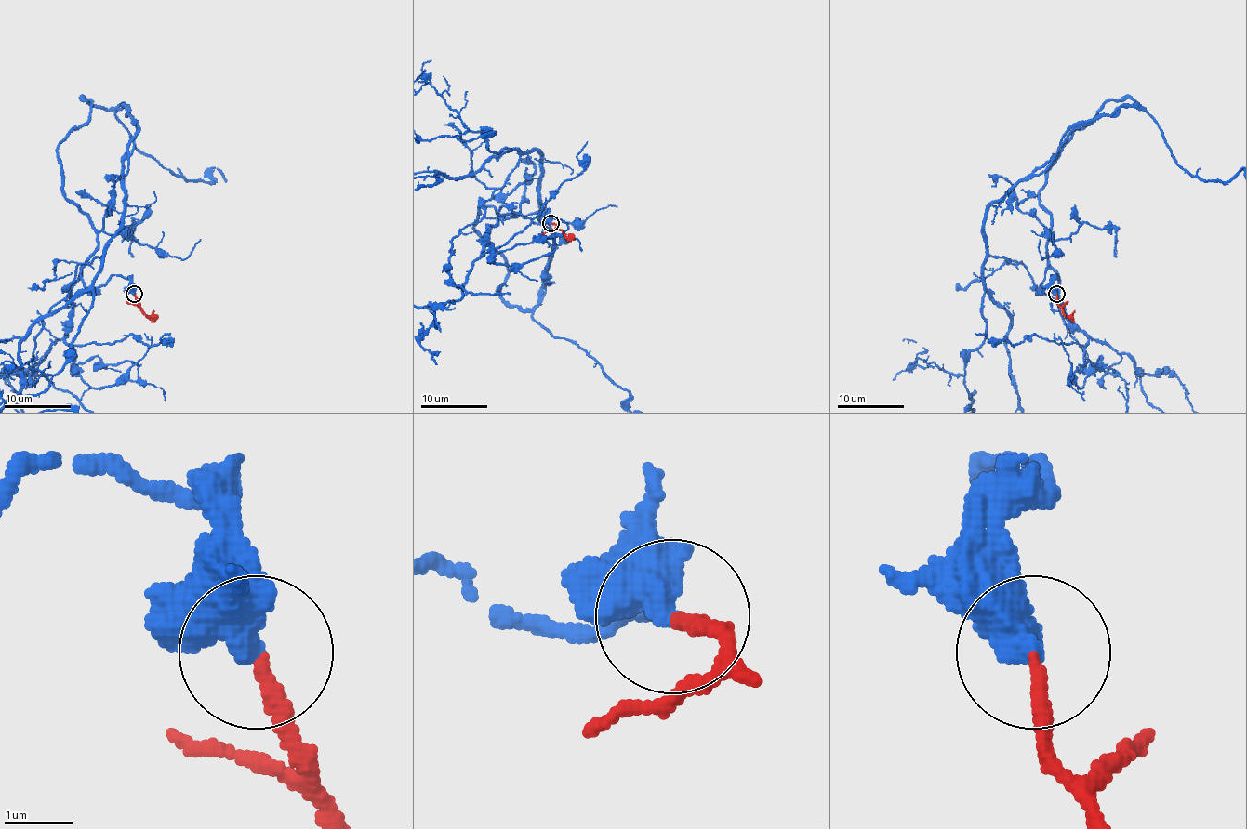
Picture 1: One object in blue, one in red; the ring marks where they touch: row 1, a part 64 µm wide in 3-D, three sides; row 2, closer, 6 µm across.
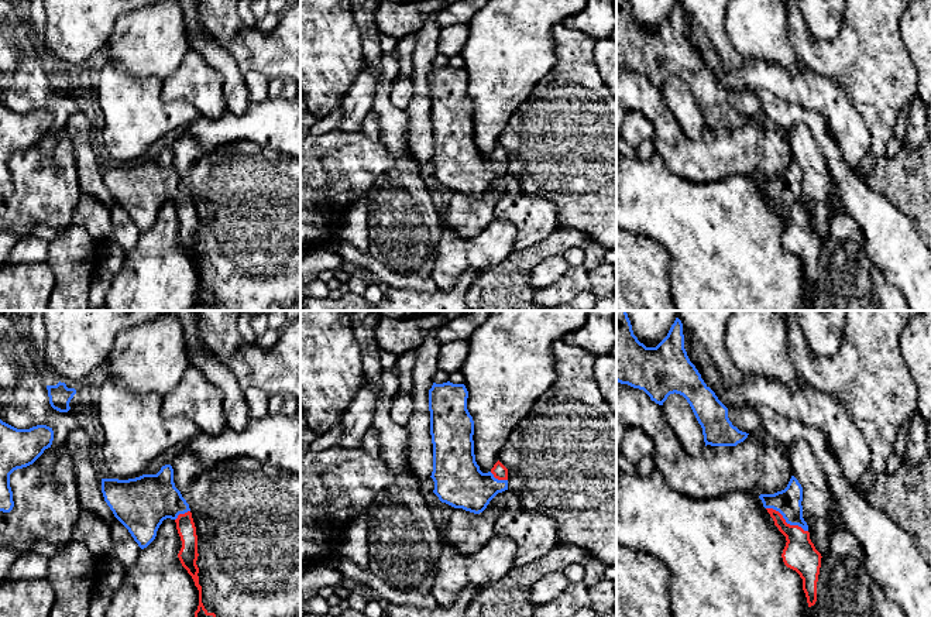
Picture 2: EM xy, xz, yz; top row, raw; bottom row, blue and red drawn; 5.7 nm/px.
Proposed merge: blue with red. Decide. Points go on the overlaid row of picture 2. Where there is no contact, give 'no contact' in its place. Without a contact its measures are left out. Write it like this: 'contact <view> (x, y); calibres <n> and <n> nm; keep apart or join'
contact yz (786, 521); calibres 150 and 190 nm; join

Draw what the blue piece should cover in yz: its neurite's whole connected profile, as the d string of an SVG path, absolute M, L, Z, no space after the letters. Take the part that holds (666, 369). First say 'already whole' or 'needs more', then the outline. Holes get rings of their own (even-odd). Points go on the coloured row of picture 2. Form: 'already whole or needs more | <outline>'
already whole | M616 311L616 381L643 390L659 405L670 394L683 395L702 428L705 446L736 446L749 435L732 425L728 408L690 361L679 318L656 347L646 347L633 335L626 311Z

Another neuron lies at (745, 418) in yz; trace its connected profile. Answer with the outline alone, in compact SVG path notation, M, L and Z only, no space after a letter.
M729 407L728 408L728 418L732 422L734 426L736 426L739 431L752 433L762 431L762 418L757 412L757 409L752 407Z

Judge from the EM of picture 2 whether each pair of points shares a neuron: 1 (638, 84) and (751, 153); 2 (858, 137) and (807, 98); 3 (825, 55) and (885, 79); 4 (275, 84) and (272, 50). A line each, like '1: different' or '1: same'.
1: same
2: same
3: same
4: different

